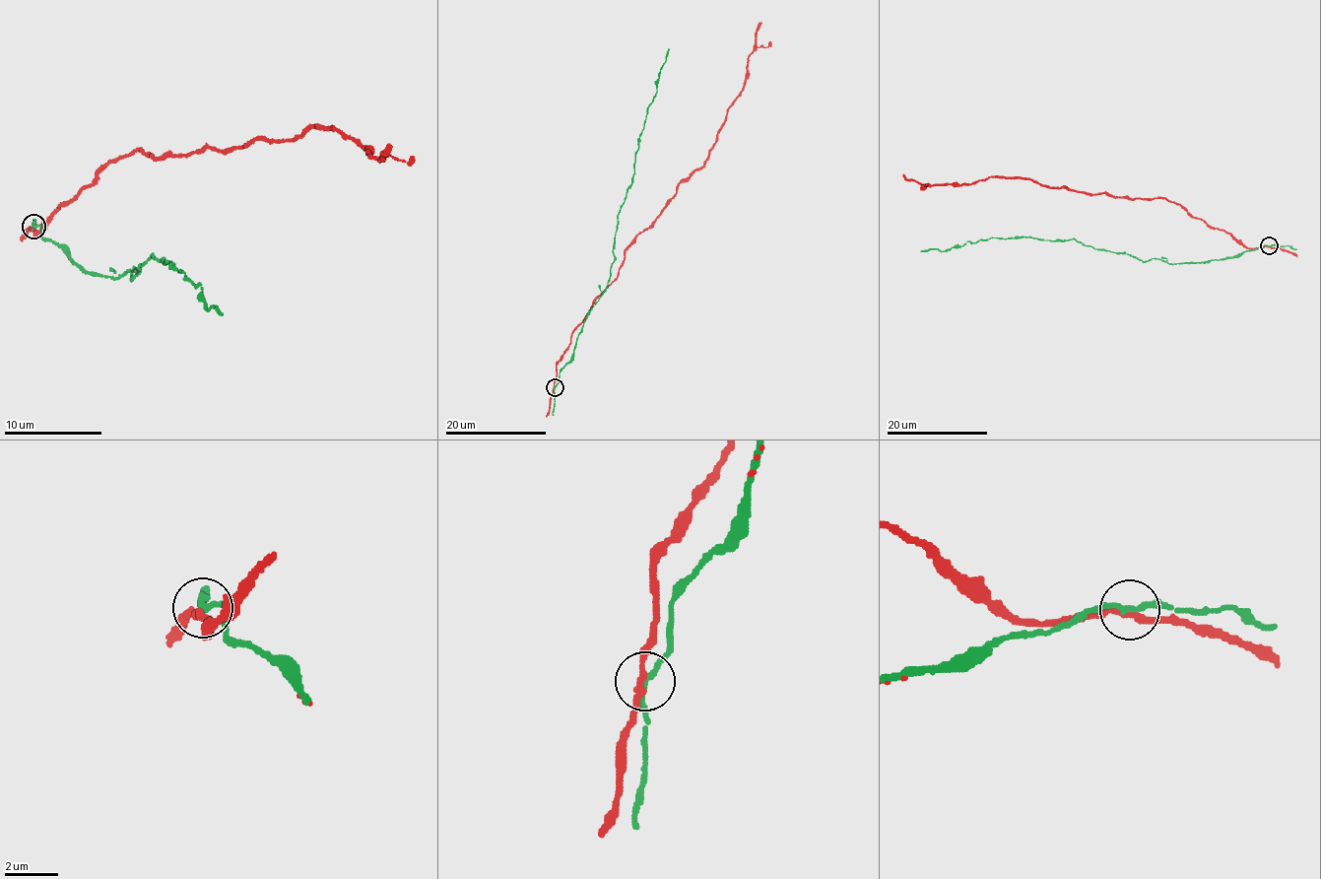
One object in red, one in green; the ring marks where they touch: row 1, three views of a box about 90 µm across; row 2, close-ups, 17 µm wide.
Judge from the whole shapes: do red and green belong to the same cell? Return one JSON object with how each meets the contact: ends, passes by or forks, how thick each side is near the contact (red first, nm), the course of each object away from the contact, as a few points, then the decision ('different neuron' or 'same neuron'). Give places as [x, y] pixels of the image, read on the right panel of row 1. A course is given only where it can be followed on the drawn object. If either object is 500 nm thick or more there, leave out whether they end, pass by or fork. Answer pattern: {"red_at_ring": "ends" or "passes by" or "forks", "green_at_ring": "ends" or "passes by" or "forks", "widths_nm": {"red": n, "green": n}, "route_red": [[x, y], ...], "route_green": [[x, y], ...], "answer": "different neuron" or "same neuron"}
{"red_at_ring": "passes by", "green_at_ring": "passes by", "widths_nm": {"red": 260, "green": 240}, "route_red": [[1269, 246], [1245, 247], [1165, 198], [1085, 194], [1024, 177], [926, 185], [902, 174]], "route_green": [[1269, 246], [1225, 259], [1169, 264], [1155, 258], [1143, 262], [1073, 238], [991, 237], [942, 252], [921, 251]], "answer": "same neuron"}

